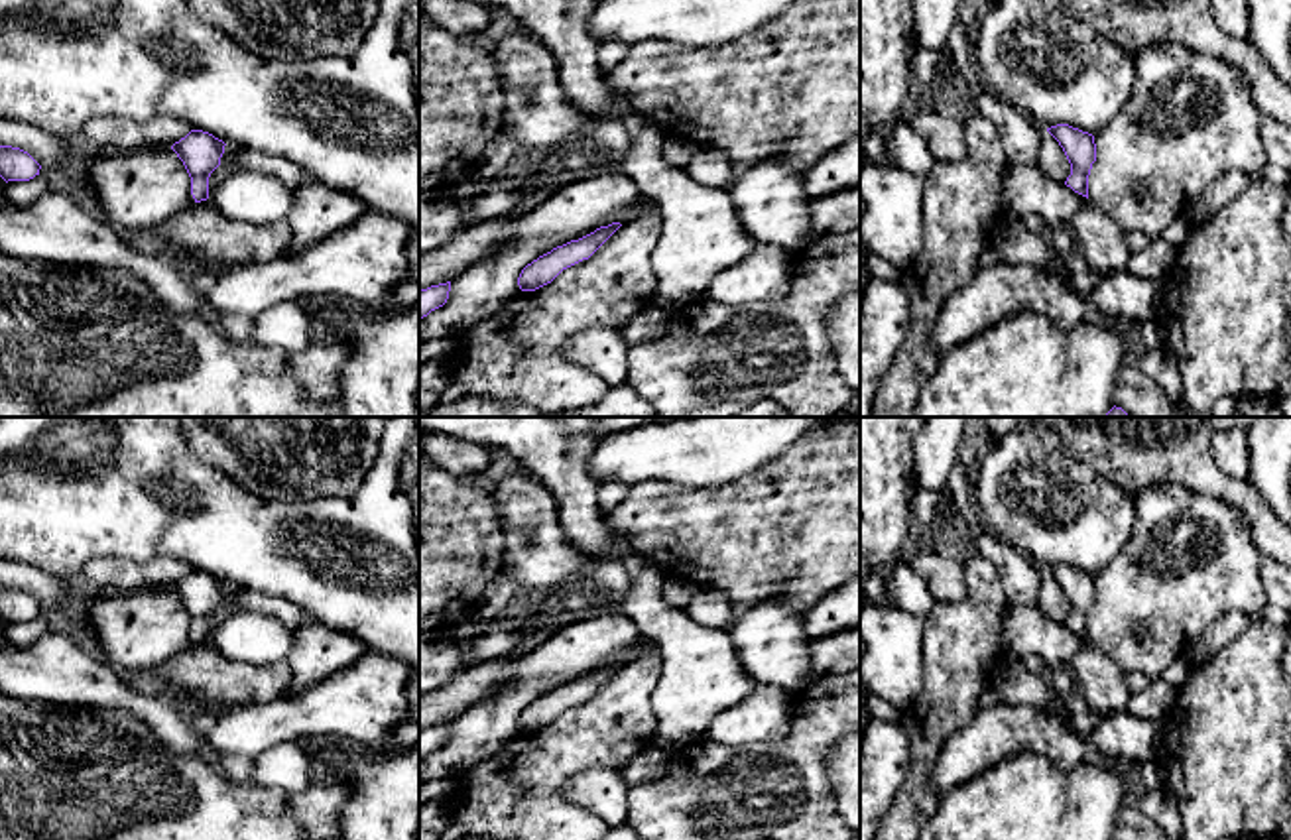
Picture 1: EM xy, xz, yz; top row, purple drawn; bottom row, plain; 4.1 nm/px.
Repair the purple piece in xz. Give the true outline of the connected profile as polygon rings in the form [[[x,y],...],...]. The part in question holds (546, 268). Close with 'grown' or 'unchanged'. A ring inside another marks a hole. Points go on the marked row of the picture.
[[[620,222],[600,226],[579,240],[571,240],[539,256],[522,270],[518,277],[520,289],[535,291],[551,283],[563,270],[588,260],[620,226]]] | unchanged

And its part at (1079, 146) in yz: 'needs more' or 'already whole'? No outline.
already whole

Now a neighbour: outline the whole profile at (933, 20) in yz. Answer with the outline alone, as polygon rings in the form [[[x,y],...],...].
[[[913,0],[915,45],[945,51],[962,0]]]

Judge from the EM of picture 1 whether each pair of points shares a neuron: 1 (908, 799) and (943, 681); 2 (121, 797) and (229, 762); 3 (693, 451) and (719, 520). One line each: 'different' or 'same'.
1: same
2: different
3: different

